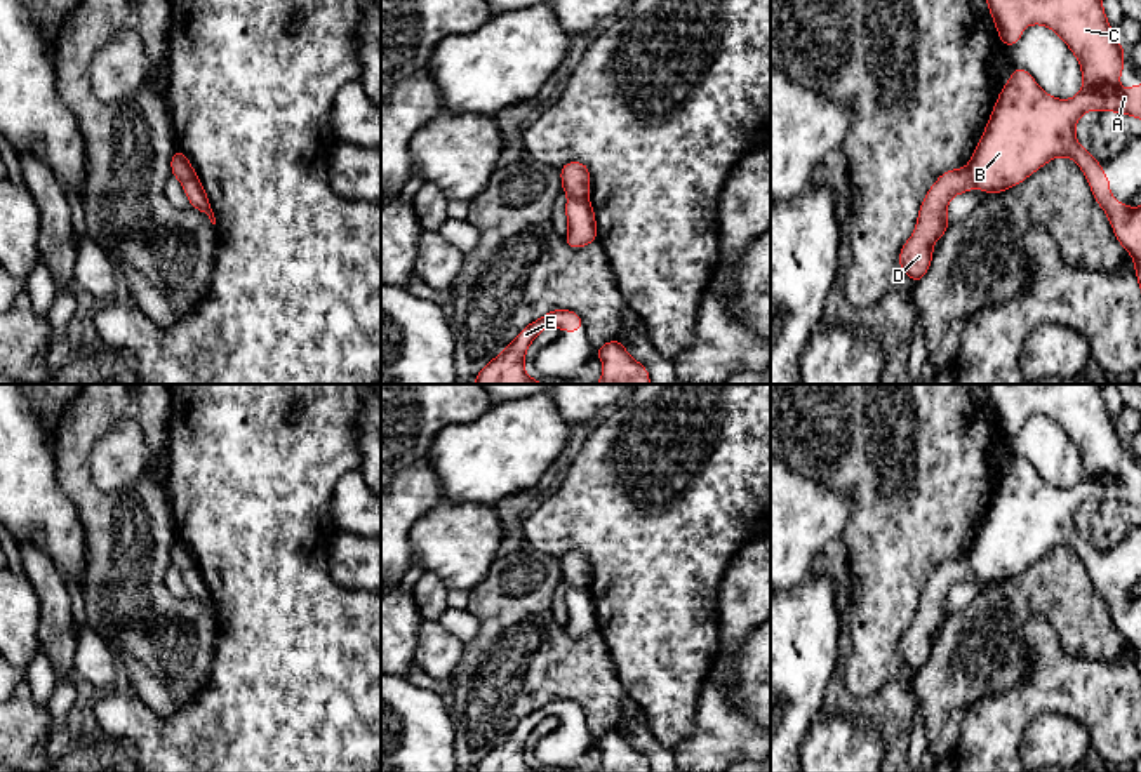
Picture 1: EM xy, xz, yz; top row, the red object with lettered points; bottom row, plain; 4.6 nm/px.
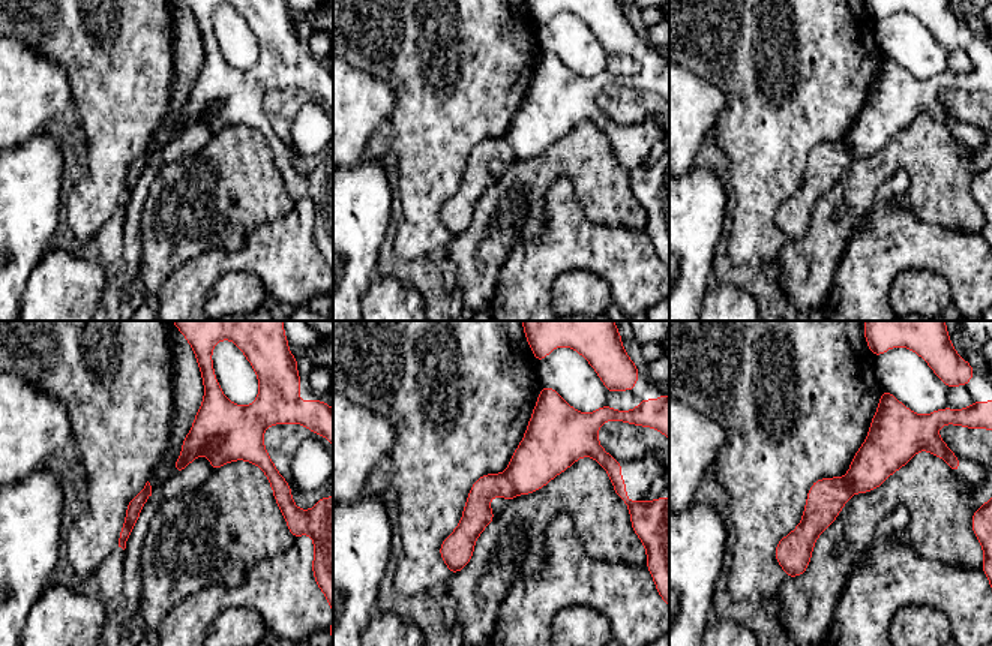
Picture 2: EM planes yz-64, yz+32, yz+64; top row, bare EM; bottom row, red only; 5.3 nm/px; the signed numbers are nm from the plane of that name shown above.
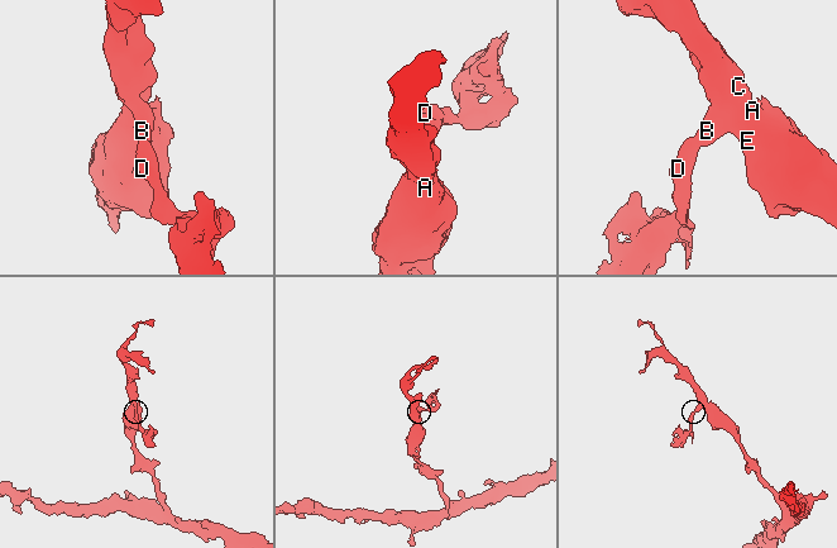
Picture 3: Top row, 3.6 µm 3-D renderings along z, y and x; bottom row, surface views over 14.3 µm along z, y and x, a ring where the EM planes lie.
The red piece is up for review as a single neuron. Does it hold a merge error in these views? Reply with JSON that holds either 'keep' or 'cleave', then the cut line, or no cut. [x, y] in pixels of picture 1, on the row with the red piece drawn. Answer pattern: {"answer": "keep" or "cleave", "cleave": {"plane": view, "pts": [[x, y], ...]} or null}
{"answer": "cleave", "cleave": {"plane": "xz", "pts": [[569, 195], [587, 200]]}}

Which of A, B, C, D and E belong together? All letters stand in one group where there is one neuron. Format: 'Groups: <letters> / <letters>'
Groups: A B C E / D

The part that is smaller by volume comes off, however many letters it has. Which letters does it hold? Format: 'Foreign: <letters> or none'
Foreign: D

